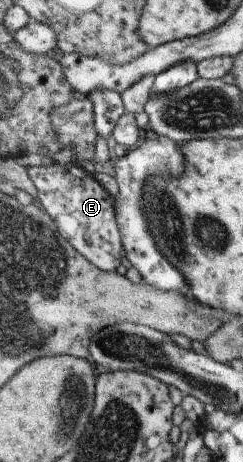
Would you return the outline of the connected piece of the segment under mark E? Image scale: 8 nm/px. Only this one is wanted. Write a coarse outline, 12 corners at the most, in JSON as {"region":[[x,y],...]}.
{"region":[[76,164],[28,167],[60,233],[116,271],[114,197]]}

